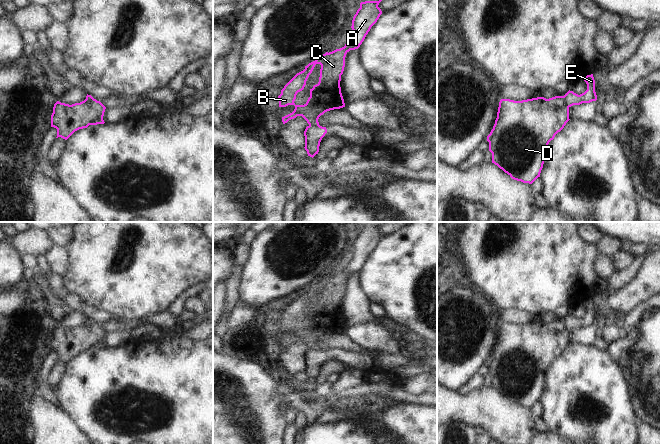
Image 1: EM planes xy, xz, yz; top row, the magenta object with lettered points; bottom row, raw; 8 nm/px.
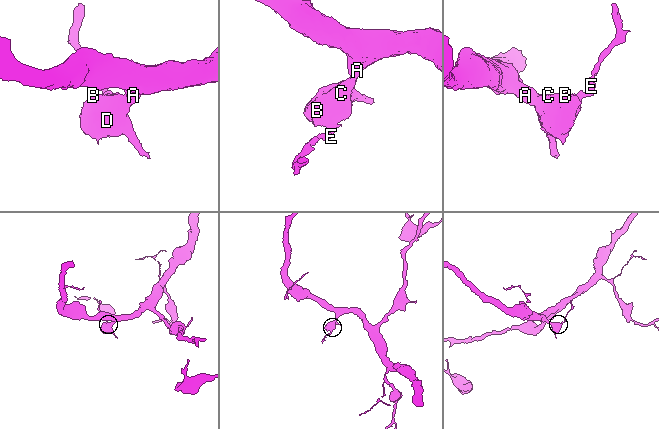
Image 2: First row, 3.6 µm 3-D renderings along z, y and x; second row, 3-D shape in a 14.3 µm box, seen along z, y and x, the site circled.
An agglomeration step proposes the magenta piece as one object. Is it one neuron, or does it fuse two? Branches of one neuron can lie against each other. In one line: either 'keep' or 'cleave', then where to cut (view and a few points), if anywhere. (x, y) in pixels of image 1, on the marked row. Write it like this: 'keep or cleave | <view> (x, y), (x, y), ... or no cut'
cleave | yz (562, 96), (568, 107)

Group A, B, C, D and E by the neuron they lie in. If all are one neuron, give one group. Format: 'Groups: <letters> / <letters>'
Groups: A B C D / E

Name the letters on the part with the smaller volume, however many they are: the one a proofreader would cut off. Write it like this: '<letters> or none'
E

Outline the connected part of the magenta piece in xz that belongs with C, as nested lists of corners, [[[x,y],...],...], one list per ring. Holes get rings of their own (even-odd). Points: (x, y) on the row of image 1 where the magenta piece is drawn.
[[[381,1],[361,2],[352,20],[353,33],[345,46],[319,56],[284,86],[278,96],[279,107],[294,105],[295,109],[292,113],[282,117],[283,124],[297,116],[302,116],[309,125],[319,126],[318,119],[325,112],[345,107],[340,81],[345,67],[346,54],[360,47],[371,27],[379,19],[382,11],[378,5]],[[316,64],[321,65],[319,82],[310,89],[307,102],[304,105],[296,105],[294,103],[296,95],[304,89]]]

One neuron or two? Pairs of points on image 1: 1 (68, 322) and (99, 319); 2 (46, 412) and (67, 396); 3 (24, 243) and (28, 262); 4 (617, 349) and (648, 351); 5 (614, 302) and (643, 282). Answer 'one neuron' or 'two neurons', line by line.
1: two neurons
2: two neurons
3: two neurons
4: one neuron
5: one neuron

